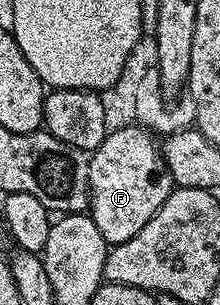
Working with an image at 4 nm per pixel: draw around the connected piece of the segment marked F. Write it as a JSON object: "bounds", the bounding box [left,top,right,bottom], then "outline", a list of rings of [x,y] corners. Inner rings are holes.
{"bounds":[89,125,175,244],"outline":[[[132,125],[114,134],[113,131],[106,133],[103,144],[92,151],[89,159],[91,222],[109,244],[134,237],[164,205],[175,187],[162,147],[153,143],[154,135],[140,125]]]}

